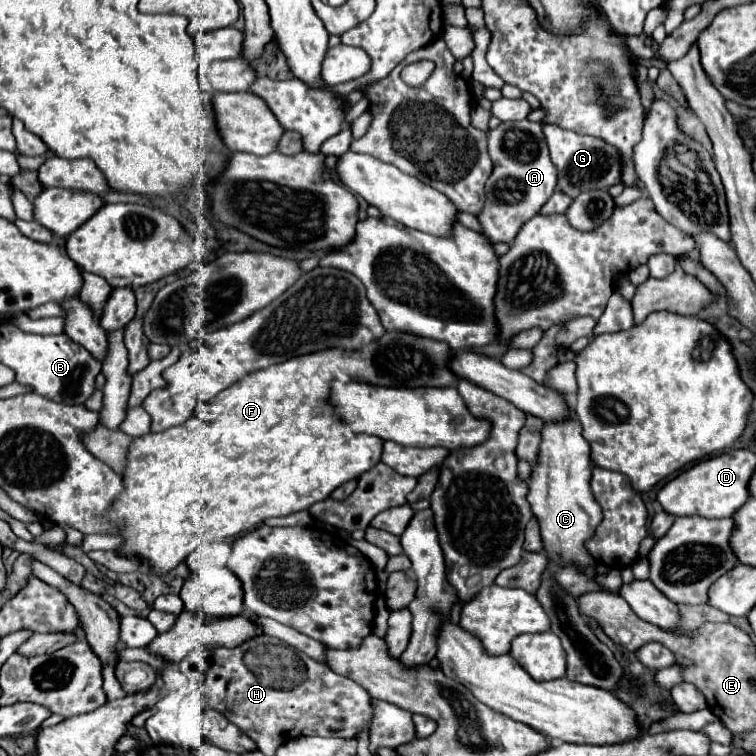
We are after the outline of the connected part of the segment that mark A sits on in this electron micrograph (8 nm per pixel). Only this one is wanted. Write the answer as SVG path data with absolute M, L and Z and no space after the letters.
M501 122L495 130L487 132L487 140L489 156L493 160L493 174L487 180L483 210L477 214L477 220L481 224L481 234L491 244L509 244L521 226L531 220L555 192L557 170L549 158L547 142L539 122Z

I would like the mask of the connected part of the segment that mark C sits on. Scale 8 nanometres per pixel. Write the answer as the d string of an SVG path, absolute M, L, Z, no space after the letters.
M571 418L571 422L545 422L537 462L527 480L527 502L541 526L541 536L549 558L559 564L577 562L583 572L593 576L591 564L595 562L585 548L585 540L589 540L593 530L599 526L601 506L591 494L589 478L589 442L581 434L581 422L577 418Z

